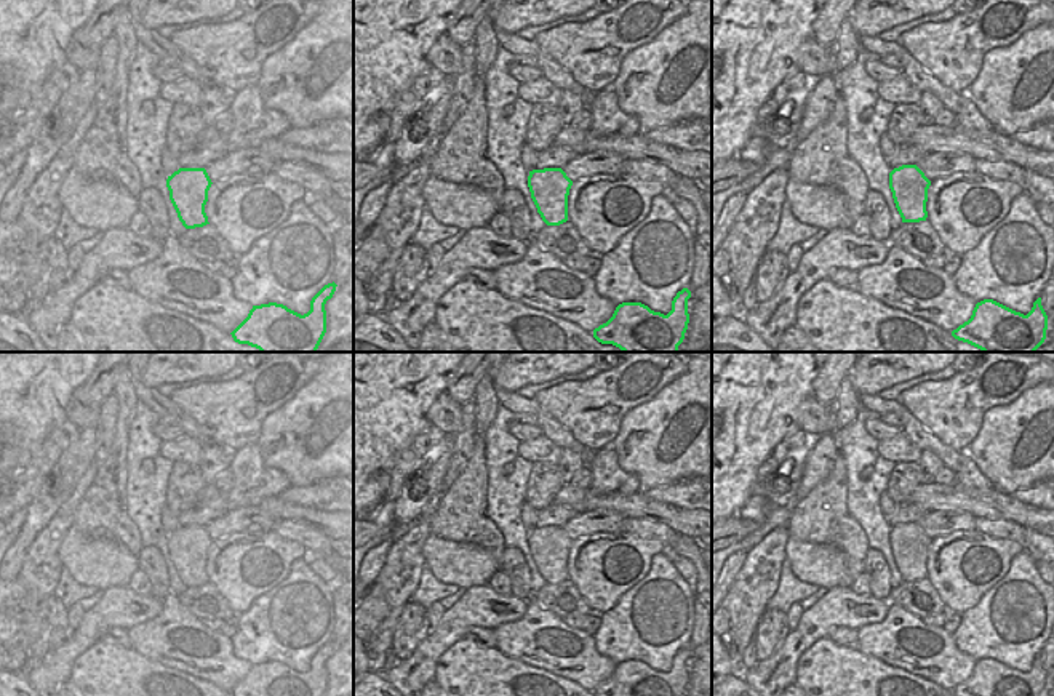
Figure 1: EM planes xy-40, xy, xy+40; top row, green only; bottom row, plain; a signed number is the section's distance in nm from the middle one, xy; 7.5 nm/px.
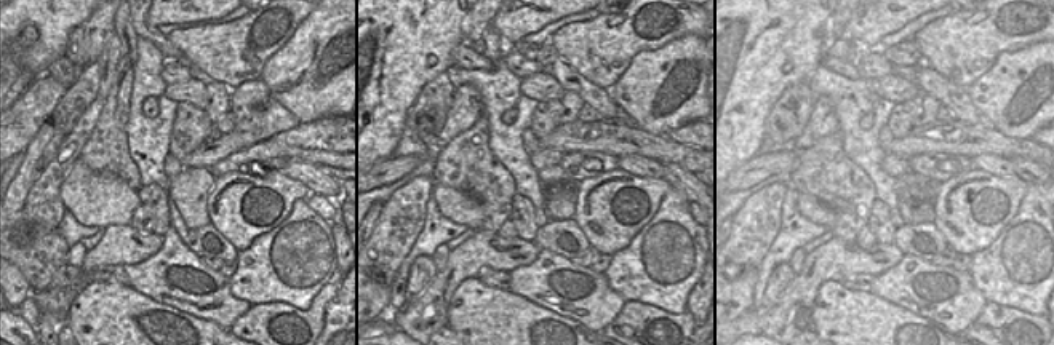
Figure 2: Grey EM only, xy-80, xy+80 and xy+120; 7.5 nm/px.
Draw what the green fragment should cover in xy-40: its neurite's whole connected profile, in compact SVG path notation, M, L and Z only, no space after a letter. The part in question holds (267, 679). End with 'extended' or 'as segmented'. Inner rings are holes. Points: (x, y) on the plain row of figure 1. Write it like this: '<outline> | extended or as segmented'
M336 642L325 643L310 659L304 674L283 662L253 664L248 675L230 691L232 696L323 696L326 691L325 662L333 656Z | as segmented

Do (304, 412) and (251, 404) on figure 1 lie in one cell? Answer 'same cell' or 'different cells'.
different cells

